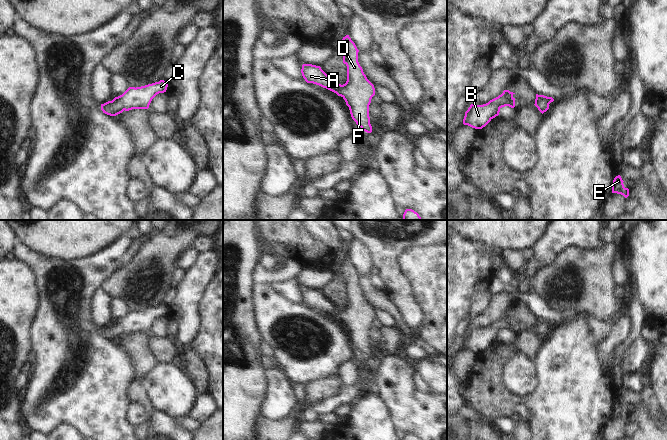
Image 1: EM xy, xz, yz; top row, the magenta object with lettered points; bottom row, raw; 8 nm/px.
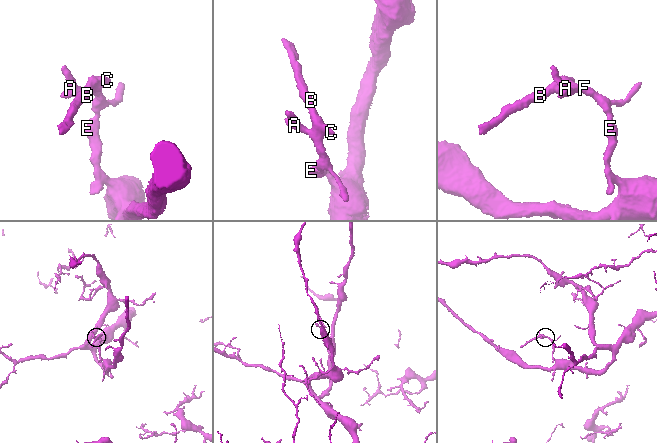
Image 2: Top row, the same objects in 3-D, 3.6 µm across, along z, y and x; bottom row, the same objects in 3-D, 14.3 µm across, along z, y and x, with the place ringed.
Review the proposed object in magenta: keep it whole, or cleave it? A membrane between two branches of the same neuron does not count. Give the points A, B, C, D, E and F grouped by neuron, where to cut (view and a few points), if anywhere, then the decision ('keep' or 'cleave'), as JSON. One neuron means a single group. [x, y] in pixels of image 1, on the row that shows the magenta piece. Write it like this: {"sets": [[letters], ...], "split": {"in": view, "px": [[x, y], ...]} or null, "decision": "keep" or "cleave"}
{"sets": [["A", "B", "C", "D", "E", "F"]], "split": null, "decision": "keep"}

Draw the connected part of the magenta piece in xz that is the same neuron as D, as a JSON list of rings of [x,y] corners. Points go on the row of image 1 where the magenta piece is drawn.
[[[349,35],[343,37],[341,41],[341,54],[343,55],[343,63],[347,66],[347,81],[345,84],[337,84],[332,78],[330,78],[320,66],[312,65],[312,64],[303,64],[301,73],[303,78],[307,83],[313,83],[319,85],[323,88],[326,88],[338,96],[341,96],[346,105],[349,107],[350,114],[352,119],[356,122],[361,129],[367,133],[372,132],[372,126],[370,124],[369,117],[369,105],[371,103],[372,97],[375,95],[374,85],[367,79],[366,75],[363,72],[362,67],[358,62],[358,52],[355,43],[351,40]]]

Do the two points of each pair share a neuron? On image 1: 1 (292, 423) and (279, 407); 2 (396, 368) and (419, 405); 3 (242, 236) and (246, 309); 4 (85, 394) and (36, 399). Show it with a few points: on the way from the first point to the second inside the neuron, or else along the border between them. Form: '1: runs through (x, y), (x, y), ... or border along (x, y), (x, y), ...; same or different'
1: border along (293, 409), (281, 419), (264, 418); different
2: runs through (396, 377), (396, 382), (410, 396); same
3: runs through (242, 254), (242, 291); same
4: runs through (73, 394), (56, 394), (48, 399); same

